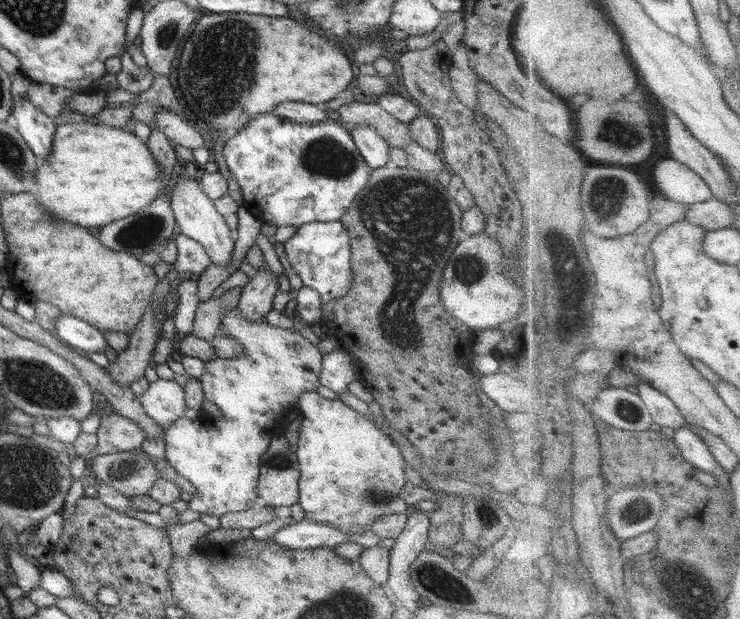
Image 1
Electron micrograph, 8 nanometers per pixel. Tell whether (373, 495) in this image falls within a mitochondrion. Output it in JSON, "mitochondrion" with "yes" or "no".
{"mitochondrion":"yes"}

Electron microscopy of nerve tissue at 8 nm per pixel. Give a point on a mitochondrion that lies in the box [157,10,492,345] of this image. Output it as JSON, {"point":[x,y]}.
{"point":[221,66]}

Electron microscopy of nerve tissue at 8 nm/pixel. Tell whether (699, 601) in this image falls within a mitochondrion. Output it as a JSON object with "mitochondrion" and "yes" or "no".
{"mitochondrion":"yes"}

